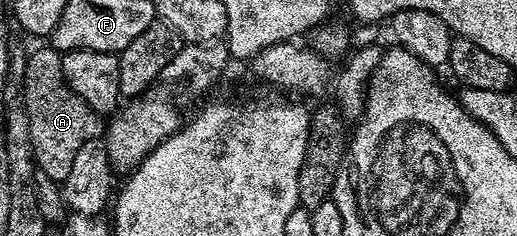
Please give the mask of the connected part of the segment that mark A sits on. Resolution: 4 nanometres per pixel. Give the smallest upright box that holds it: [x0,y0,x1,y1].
[23,47,104,183]

